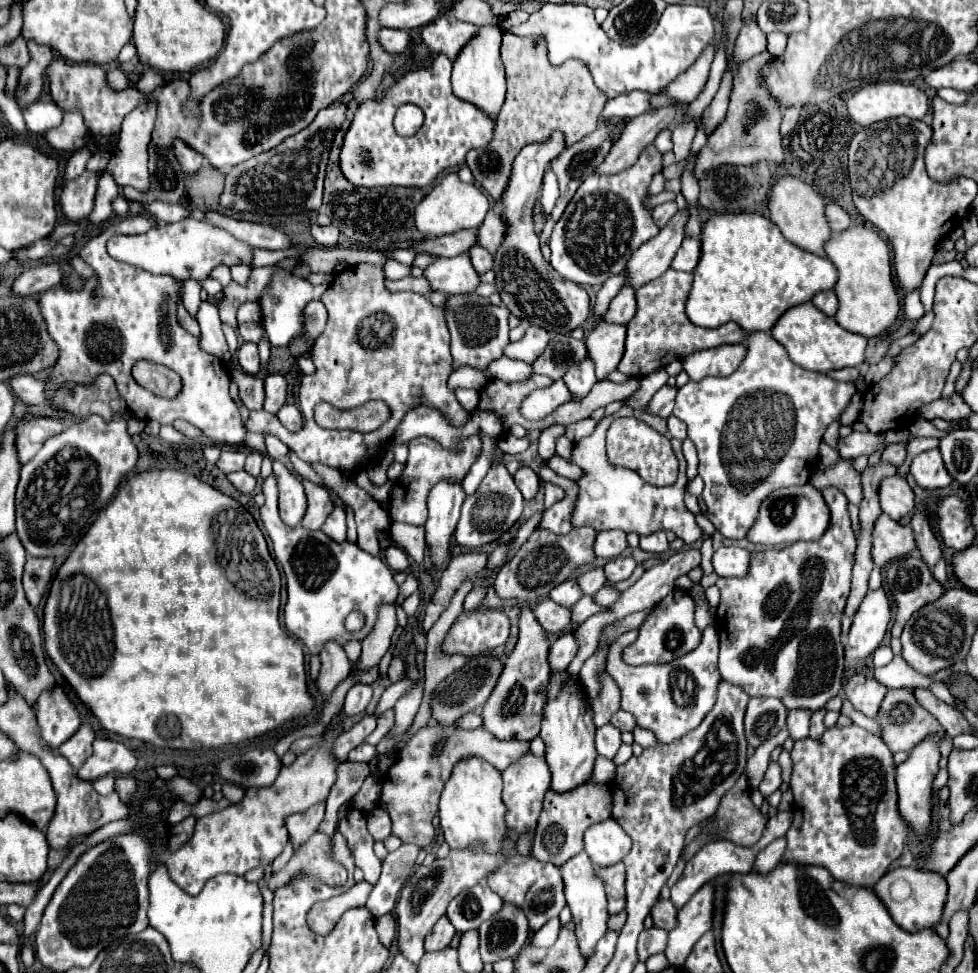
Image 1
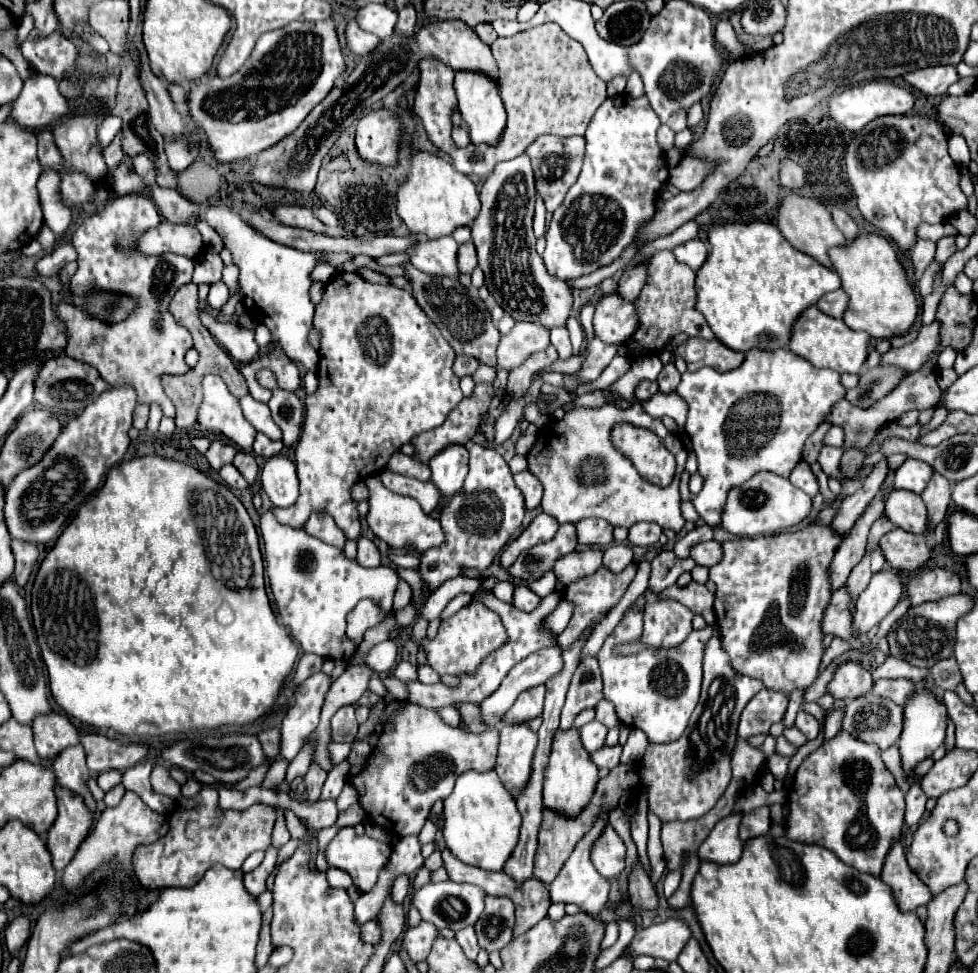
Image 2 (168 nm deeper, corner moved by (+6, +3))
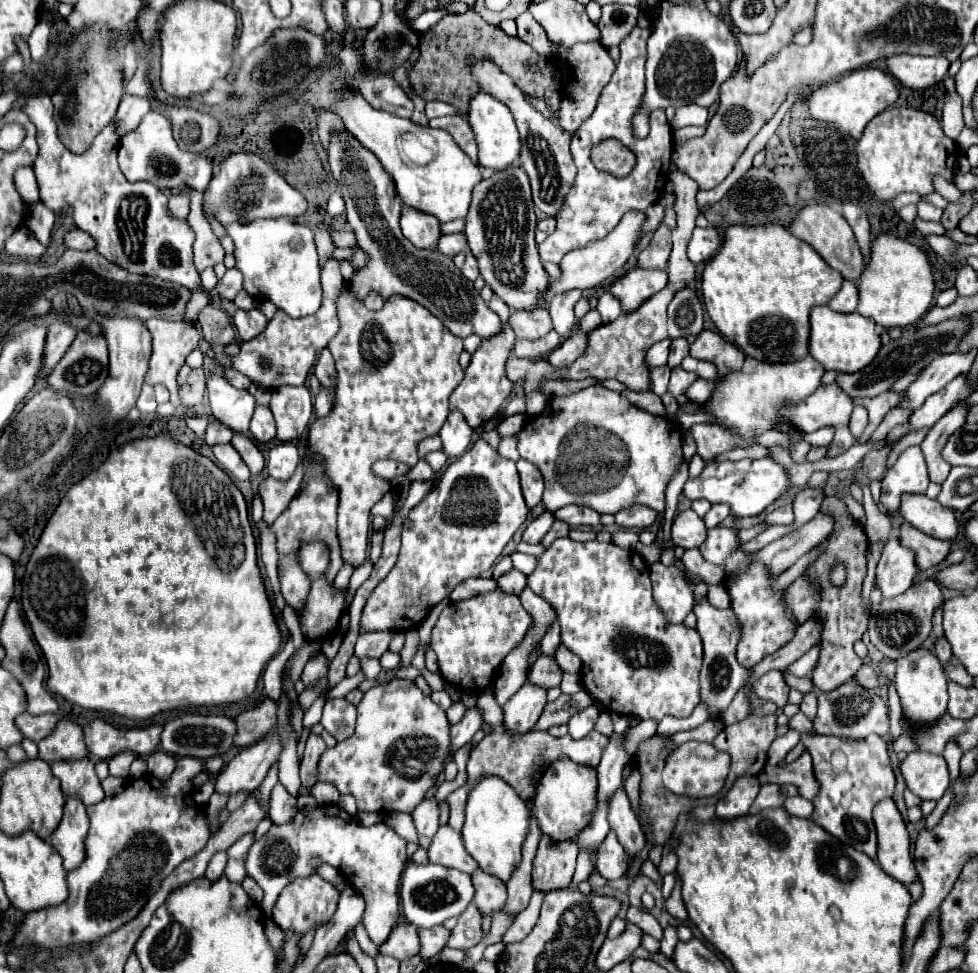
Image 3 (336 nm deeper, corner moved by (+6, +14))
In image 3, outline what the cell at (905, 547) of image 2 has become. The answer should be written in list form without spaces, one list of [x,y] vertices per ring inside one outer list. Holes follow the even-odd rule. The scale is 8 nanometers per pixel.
[[[902,523],[898,527],[898,539],[904,547],[914,551],[918,569],[928,569],[932,565],[938,565],[950,551],[948,541],[928,537],[926,533],[914,529],[910,523]]]

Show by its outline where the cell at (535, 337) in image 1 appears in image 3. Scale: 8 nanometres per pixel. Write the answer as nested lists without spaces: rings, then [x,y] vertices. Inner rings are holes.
[[[546,309],[538,311],[514,311],[510,315],[510,327],[516,333],[516,339],[538,339],[552,331],[552,321]]]

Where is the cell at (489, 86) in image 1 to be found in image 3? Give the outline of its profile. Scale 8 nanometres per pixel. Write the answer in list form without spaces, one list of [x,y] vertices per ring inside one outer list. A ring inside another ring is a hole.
[[[478,91],[470,99],[470,109],[468,109],[468,121],[474,131],[474,139],[478,145],[478,159],[480,165],[490,167],[494,171],[502,171],[508,165],[518,161],[518,149],[520,149],[520,139],[518,139],[518,129],[514,125],[510,109],[490,93]]]

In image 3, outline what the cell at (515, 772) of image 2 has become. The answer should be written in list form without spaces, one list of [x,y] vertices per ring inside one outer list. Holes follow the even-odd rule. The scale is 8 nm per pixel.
[[[522,685],[504,705],[504,725],[510,735],[524,735],[534,729],[546,705],[546,691],[534,685]]]

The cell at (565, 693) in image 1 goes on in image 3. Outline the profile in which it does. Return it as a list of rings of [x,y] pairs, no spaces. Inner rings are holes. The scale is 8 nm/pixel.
[[[558,757],[548,769],[544,771],[534,803],[532,813],[538,817],[540,829],[544,835],[552,835],[554,841],[562,841],[566,837],[576,837],[590,821],[590,809],[594,809],[594,791],[596,791],[596,769],[590,765],[574,763],[568,757]]]

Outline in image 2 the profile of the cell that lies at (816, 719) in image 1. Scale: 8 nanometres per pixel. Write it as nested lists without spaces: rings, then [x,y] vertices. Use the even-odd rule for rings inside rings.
[[[798,712],[794,726],[796,726],[802,734],[806,734],[808,740],[814,740],[814,738],[818,736],[818,732],[820,732],[820,722],[818,722],[814,716],[806,714],[806,712]]]

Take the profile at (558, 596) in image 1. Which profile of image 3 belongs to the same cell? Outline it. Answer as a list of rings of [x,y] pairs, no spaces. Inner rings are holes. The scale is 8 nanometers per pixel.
[[[514,553],[512,555],[512,563],[514,563],[514,569],[522,571],[524,575],[534,573],[534,565],[538,567],[538,559],[532,557],[532,555],[524,555],[524,553]]]

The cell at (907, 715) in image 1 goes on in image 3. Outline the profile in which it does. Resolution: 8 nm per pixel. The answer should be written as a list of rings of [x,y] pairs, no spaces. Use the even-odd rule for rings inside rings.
[[[844,683],[834,691],[818,695],[818,715],[814,719],[814,731],[820,735],[846,735],[854,739],[864,739],[870,733],[884,737],[888,729],[888,707],[884,699],[872,689]]]

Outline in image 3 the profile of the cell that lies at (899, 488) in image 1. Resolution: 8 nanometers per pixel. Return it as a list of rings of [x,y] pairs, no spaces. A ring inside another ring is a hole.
[[[904,493],[900,501],[900,517],[936,539],[948,541],[958,535],[958,521],[954,511],[926,495]]]

